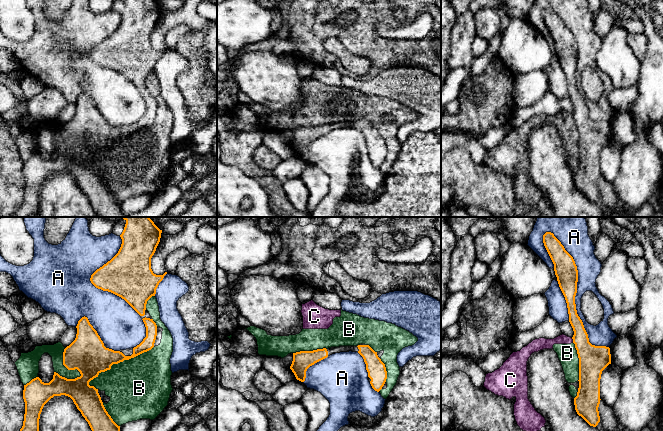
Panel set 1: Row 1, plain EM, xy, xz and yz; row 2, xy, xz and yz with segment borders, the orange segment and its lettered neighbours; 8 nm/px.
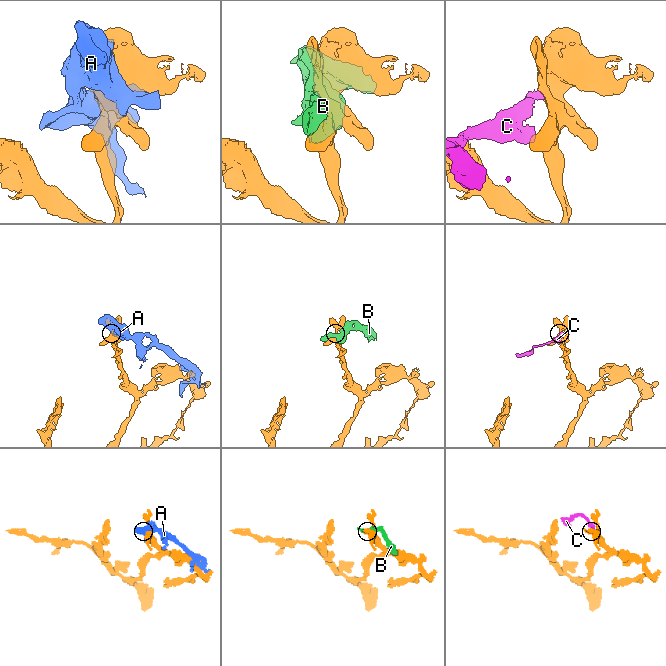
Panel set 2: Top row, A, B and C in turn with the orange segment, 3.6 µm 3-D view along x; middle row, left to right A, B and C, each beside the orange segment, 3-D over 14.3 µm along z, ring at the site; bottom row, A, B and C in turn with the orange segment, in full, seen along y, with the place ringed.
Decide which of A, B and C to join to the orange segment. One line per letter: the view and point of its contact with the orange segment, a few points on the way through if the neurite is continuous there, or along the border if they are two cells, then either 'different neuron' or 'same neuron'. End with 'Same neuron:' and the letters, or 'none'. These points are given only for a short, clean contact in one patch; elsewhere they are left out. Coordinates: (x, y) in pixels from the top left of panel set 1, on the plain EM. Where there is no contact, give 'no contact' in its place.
A: yz (575, 70) | different neuron
B: xy (119, 138) | different neuron
C: yz (573, 116) | along yz (571, 114), (573, 118) | different neuron
Same neuron: none

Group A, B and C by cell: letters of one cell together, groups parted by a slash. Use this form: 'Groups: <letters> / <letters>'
Groups: A / B C

